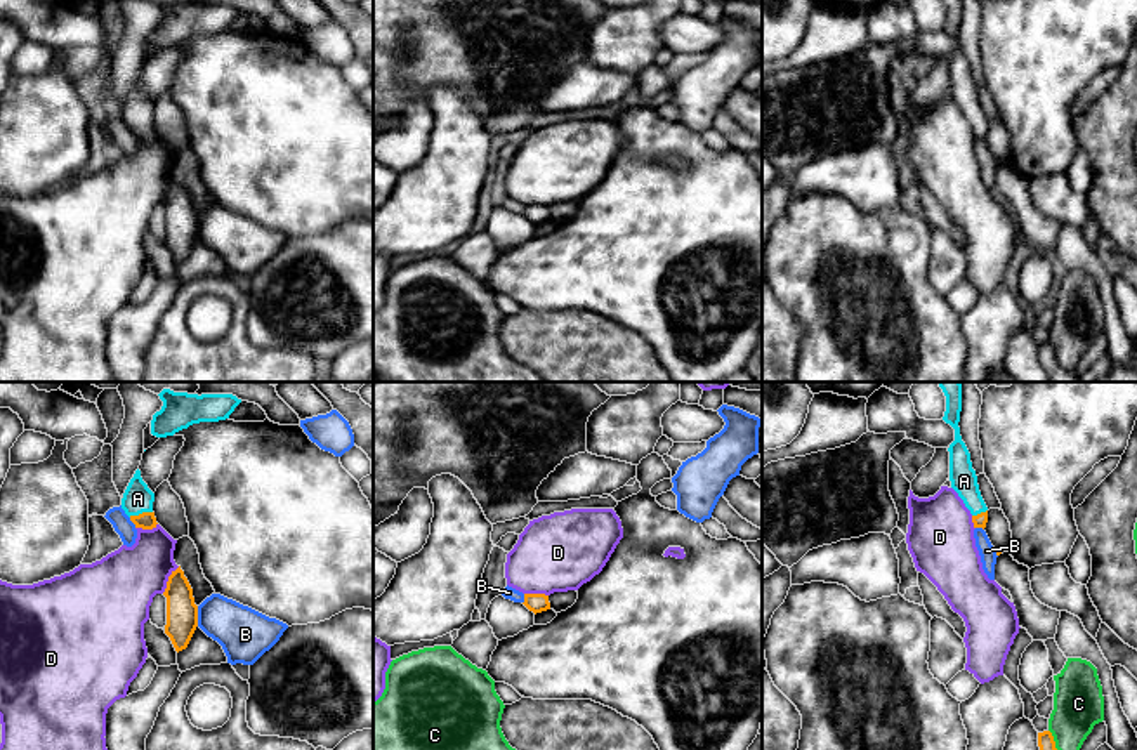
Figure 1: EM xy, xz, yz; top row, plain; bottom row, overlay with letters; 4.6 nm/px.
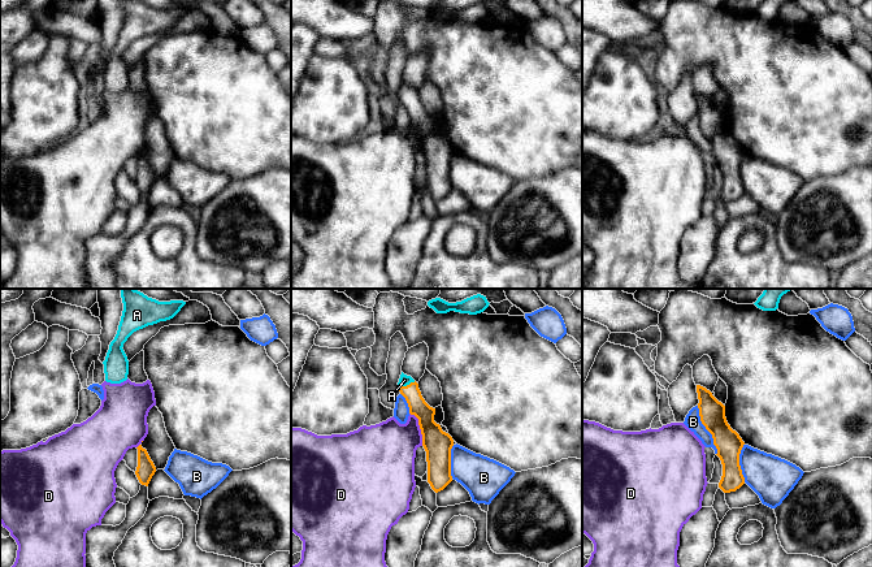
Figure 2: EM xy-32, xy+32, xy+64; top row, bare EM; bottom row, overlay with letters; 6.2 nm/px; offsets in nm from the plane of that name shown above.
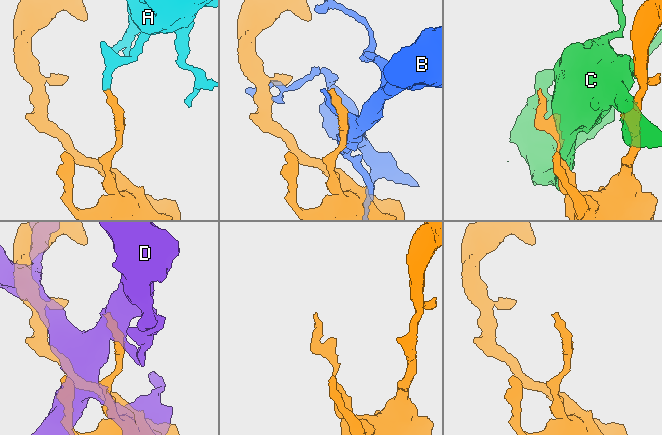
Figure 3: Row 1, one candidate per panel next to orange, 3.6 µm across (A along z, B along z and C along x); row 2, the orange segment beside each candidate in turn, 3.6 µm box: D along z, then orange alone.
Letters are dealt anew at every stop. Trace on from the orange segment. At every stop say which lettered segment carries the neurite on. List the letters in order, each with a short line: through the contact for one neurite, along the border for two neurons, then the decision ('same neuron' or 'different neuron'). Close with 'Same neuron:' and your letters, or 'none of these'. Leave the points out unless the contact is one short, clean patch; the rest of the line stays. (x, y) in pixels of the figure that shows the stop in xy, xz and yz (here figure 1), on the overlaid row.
A: xy (151, 511), (129, 516) | different neuron
B: different neuron
C: different neuron
D: different neuron
Same neuron: none of these

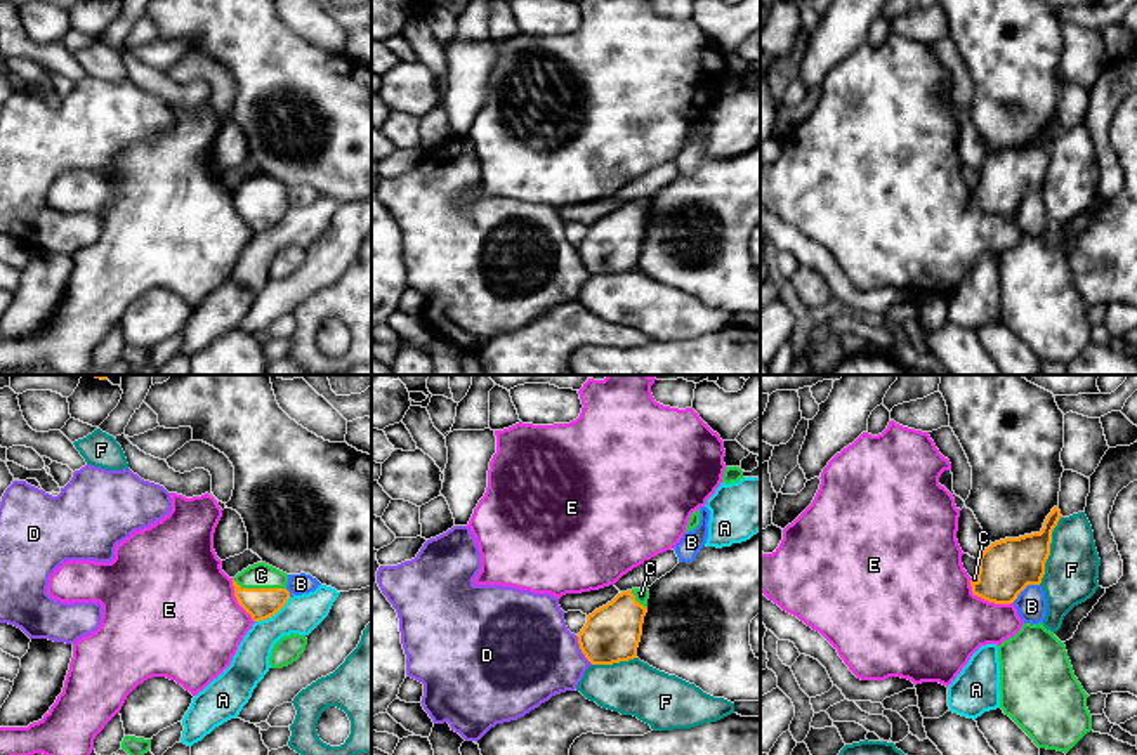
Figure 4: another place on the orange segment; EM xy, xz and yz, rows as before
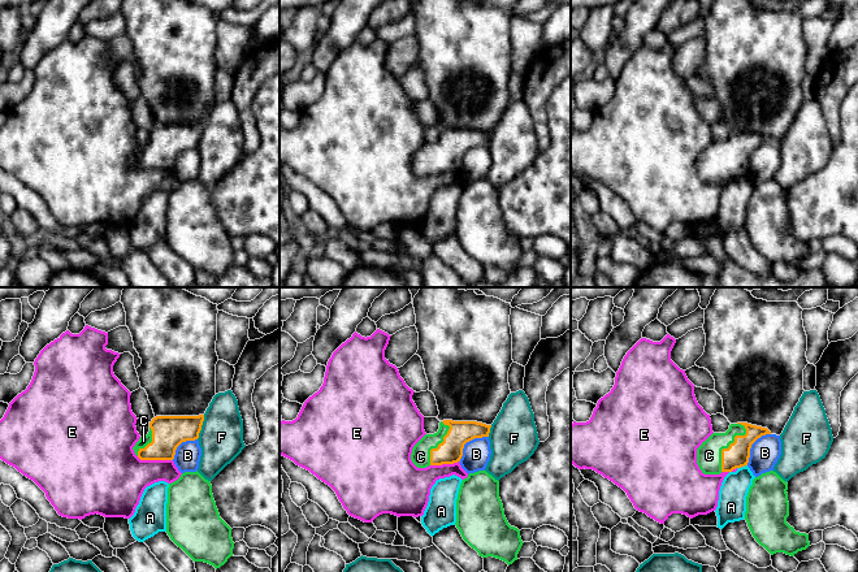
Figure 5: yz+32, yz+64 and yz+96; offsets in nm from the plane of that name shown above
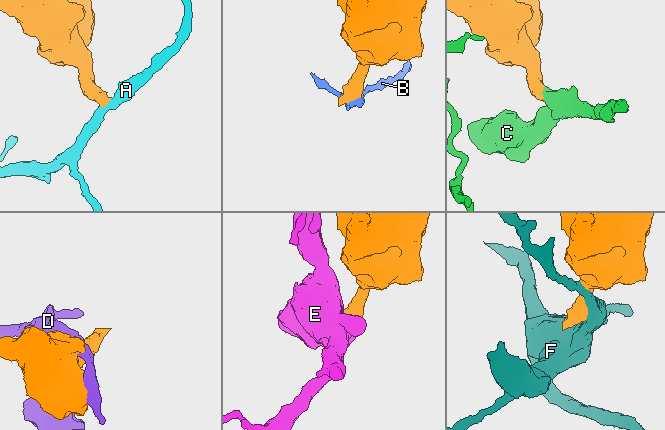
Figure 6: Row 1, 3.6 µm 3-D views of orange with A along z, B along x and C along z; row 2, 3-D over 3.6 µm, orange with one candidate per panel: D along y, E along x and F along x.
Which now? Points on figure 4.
A: xy (290, 597), (273, 615), (256, 622) | different neuron
B: different neuron
C: xy (259, 603), (259, 589), (261, 575) | same neuron
D: different neuron
E: yz (969, 580), (974, 594), (995, 603), (1012, 603) | different neuron
F: different neuron
Same neuron: C

